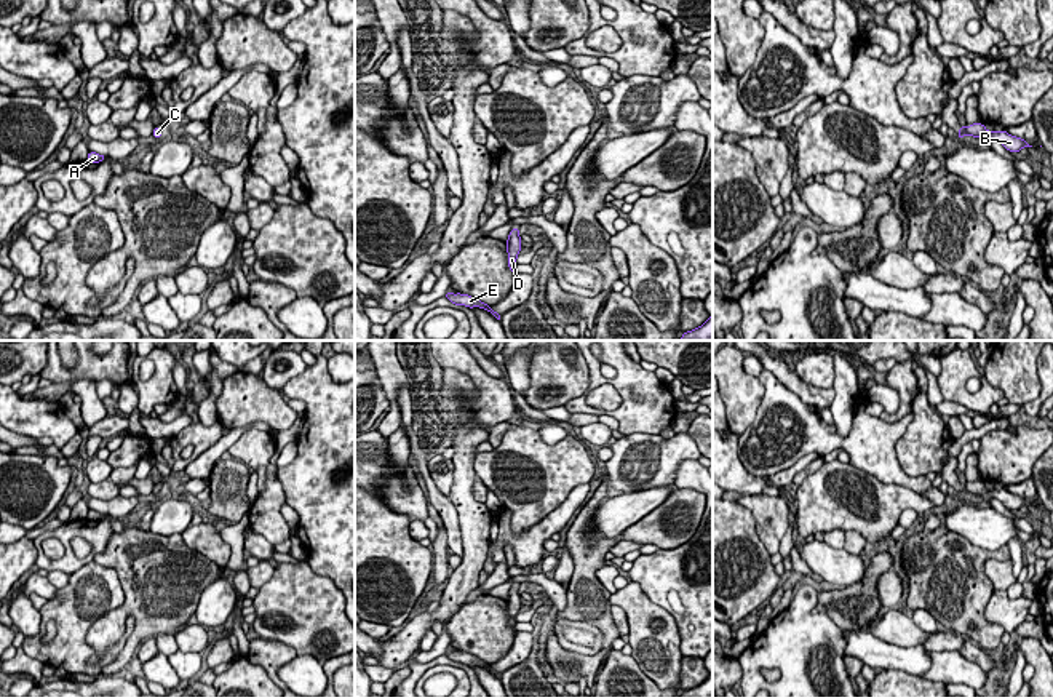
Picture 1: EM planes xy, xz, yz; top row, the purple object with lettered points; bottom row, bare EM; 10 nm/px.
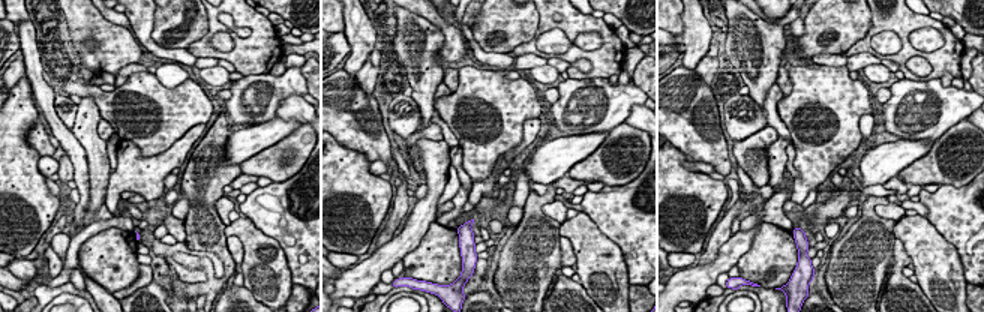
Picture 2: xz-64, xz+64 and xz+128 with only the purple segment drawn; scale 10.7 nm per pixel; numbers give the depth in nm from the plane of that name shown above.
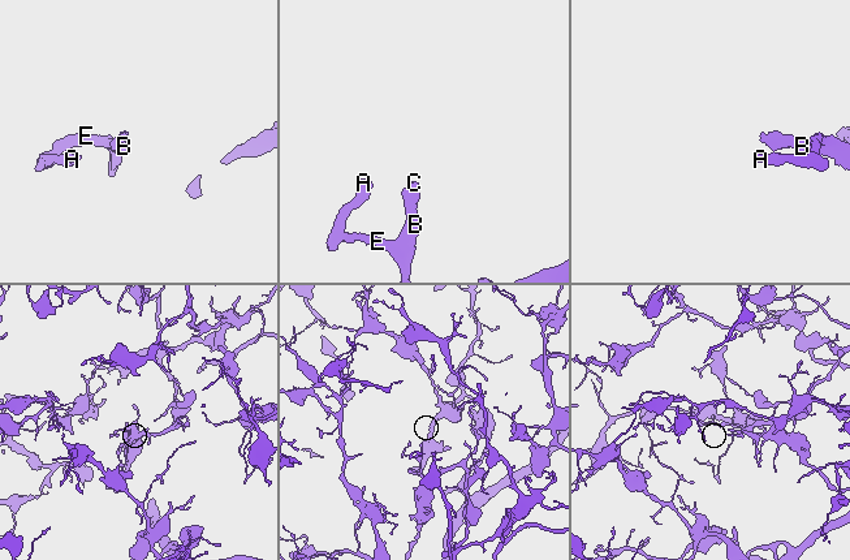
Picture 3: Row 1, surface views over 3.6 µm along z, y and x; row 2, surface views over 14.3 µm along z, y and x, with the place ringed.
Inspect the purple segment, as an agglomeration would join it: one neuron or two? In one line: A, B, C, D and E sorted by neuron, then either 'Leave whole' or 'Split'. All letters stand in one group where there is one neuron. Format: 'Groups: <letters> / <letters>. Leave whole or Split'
Groups: A B C D E. Leave whole

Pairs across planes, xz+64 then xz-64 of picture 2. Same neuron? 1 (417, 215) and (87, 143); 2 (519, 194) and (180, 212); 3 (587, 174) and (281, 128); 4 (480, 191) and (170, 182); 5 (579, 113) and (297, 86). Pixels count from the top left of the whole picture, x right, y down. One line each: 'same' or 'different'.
1: same
2: same
3: different
4: different
5: same

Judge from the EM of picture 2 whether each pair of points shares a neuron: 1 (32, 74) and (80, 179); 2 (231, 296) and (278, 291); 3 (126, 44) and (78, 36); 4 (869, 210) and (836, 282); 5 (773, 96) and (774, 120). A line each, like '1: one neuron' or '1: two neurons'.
1: one neuron
2: two neurons
3: one neuron
4: one neuron
5: one neuron

